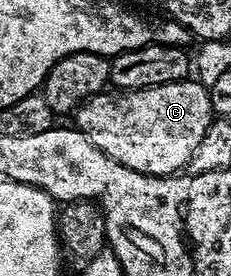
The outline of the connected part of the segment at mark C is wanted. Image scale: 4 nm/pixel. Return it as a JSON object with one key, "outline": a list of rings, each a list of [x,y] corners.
{"outline":[[[193,78],[176,80],[156,88],[134,88],[124,94],[113,94],[103,91],[86,100],[75,113],[75,126],[103,154],[115,158],[123,166],[133,168],[148,176],[171,176],[180,173],[195,154],[195,146],[203,138],[205,127],[214,120],[211,98],[204,87],[199,86]]]}

